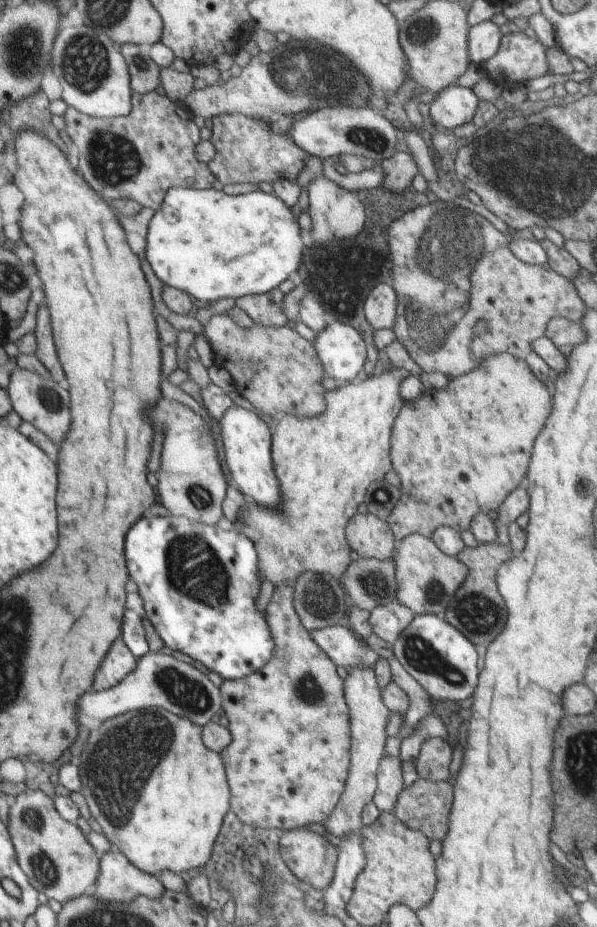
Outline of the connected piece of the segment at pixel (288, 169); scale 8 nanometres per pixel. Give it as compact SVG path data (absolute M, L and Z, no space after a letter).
M222 114L220 117L213 118L213 129L210 142L216 150L214 158L208 163L212 174L215 174L215 180L223 185L232 183L252 182L252 186L264 186L264 182L273 183L276 180L289 180L295 182L298 178L300 170L304 168L307 160L312 154L304 152L290 134L276 134L270 129L270 124L262 118L254 118L254 116L244 116L244 114Z

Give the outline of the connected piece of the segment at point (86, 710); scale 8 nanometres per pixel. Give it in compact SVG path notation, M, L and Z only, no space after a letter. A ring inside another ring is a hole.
M149 651L140 658L139 668L124 678L114 689L84 694L84 702L80 702L80 712L84 716L80 714L80 723L92 731L114 716L144 708L164 708L176 716L191 719L202 727L214 718L214 714L223 712L220 689L212 683L208 675L172 655ZM86 716L100 720L100 724L96 725L95 720Z

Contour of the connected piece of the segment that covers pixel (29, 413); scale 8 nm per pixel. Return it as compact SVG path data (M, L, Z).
M16 368L10 373L7 392L11 396L11 404L23 421L34 425L54 440L60 442L70 426L69 393L61 391L55 379L44 378L34 372Z

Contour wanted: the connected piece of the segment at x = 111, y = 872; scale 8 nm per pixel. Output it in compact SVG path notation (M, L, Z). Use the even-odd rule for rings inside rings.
M112 848L103 856L102 872L91 892L101 907L110 902L131 903L138 896L158 898L164 892L164 885L156 875L142 872L132 864L124 852Z

